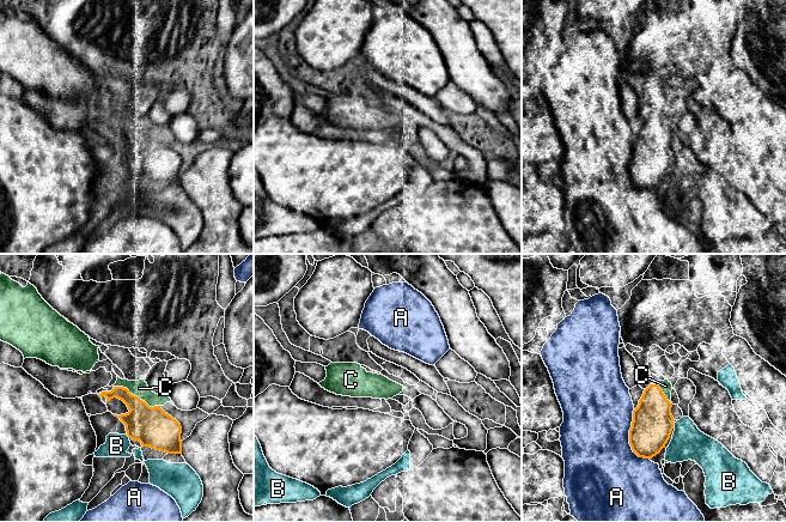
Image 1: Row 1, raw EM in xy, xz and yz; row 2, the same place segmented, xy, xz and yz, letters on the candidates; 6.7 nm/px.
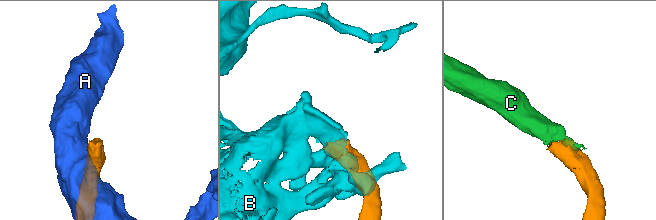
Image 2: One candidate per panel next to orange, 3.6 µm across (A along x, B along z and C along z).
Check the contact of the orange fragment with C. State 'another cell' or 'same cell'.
same cell

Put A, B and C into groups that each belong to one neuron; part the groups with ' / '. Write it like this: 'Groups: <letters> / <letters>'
Groups: A / B / C

